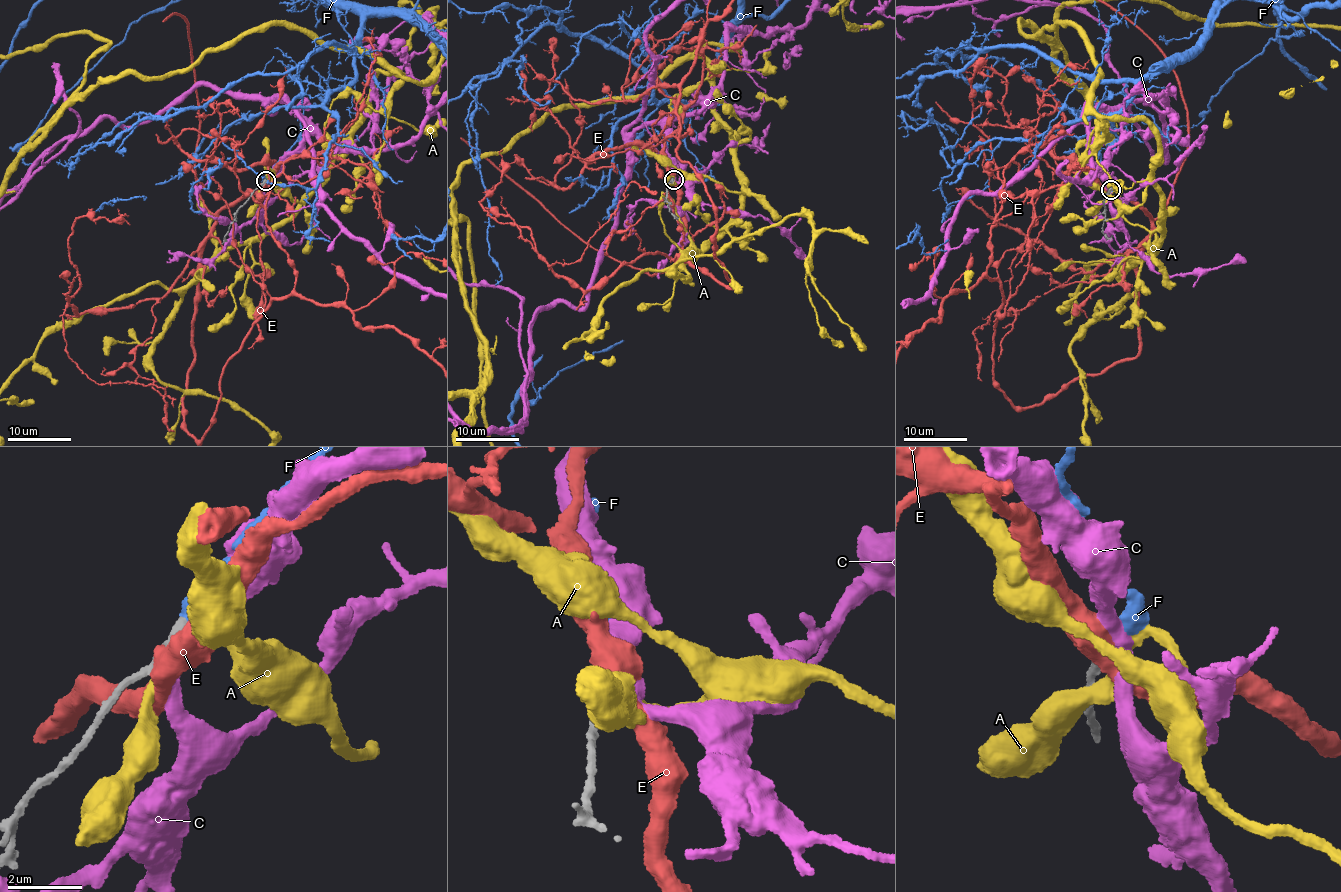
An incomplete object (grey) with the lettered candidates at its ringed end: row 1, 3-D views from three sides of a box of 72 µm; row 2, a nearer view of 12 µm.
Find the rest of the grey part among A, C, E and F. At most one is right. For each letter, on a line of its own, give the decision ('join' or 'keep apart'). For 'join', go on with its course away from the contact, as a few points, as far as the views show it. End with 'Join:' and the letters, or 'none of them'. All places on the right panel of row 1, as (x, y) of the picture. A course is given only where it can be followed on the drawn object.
A: keep apart
C: keep apart
E: keep apart
F: join
Join: F

